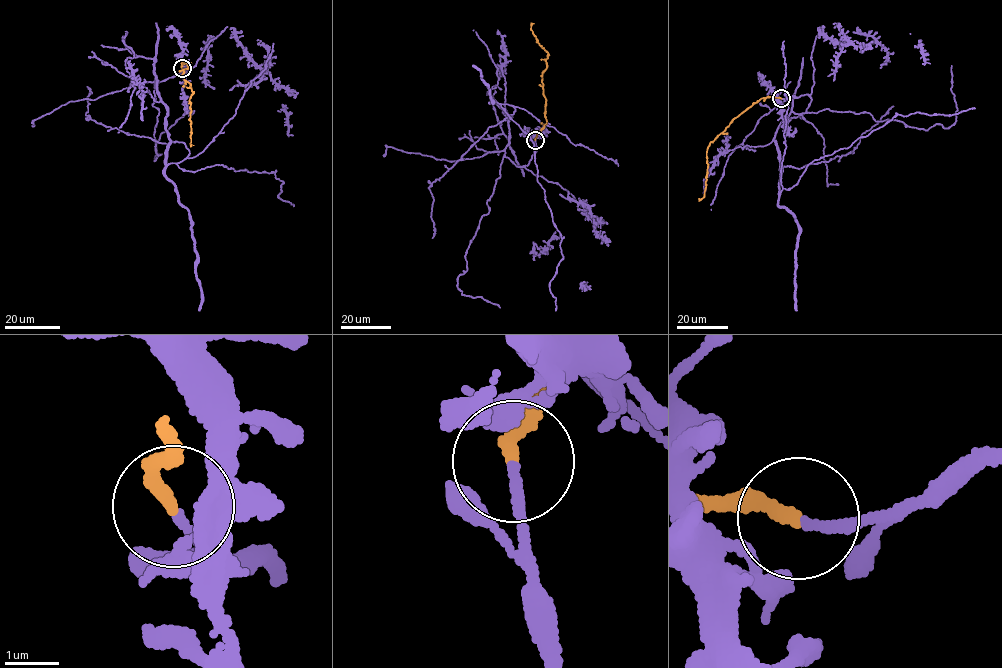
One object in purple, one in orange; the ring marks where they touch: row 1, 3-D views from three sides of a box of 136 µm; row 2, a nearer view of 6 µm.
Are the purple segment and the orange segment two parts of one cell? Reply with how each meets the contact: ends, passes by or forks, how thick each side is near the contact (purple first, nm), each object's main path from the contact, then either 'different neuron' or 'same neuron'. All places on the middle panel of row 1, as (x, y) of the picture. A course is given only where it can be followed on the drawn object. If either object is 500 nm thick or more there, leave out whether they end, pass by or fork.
purple passes by; orange ends there; 120 nm thick on the purple side, 240 nm on the other; purple runs (535, 140), (527, 165), (505, 156), (510, 116), (493, 98), (533, 142), (561, 236), (555, 311); orange runs (535, 139), (547, 121), (541, 80), (548, 53), (533, 35), (530, 27), (533, 23); same neuron

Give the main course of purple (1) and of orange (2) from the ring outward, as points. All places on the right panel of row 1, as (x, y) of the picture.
1: (782, 98), (812, 99), (775, 134), (779, 194), (813, 160), (850, 147), (896, 115), (975, 108)
2: (781, 98), (761, 98), (710, 142), (706, 187), (704, 195), (699, 199)

